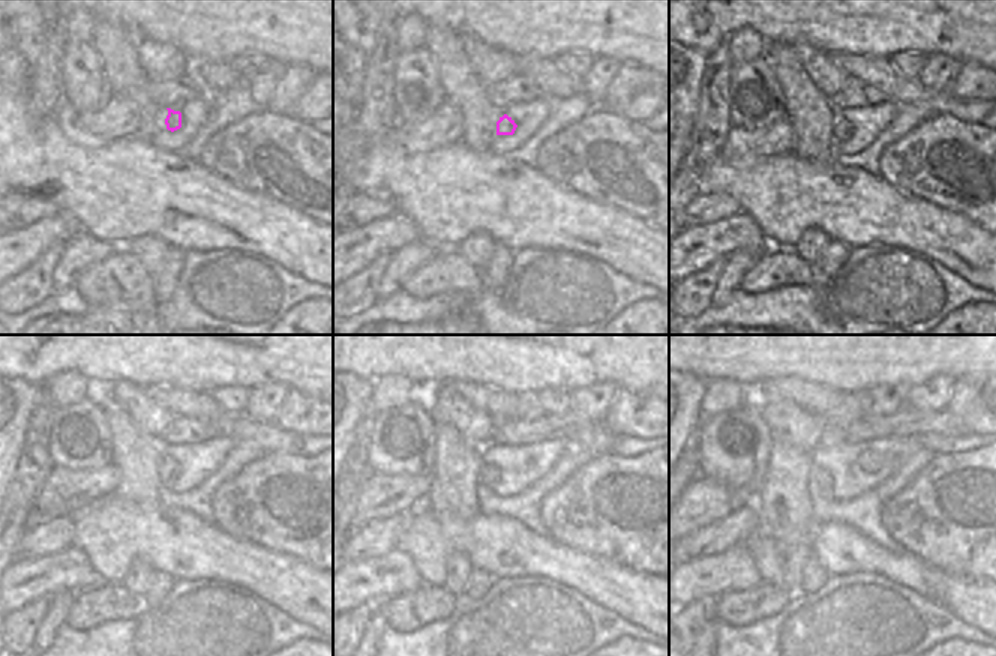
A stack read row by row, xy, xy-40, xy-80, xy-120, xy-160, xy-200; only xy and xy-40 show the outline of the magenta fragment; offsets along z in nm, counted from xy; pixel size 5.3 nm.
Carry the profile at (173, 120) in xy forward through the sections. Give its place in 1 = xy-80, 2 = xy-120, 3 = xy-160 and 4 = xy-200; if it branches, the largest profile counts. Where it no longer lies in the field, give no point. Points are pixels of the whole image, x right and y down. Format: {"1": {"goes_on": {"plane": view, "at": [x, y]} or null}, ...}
{"1": {"goes_on": {"plane": "xy-80", "at": [842, 129]}}, "2": {"goes_on": {"plane": "xy-120", "at": [168, 469]}}, "3": {"goes_on": {"plane": "xy-160", "at": [489, 473]}}, "4": {"goes_on": {"plane": "xy-200", "at": [824, 481]}}}

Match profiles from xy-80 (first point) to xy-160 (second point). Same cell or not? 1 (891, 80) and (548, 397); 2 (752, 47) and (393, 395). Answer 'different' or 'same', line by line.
1: different
2: same

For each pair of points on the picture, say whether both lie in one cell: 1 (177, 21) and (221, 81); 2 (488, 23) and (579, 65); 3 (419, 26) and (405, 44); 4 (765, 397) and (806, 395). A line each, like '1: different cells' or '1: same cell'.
1: different cells
2: different cells
3: same cell
4: same cell

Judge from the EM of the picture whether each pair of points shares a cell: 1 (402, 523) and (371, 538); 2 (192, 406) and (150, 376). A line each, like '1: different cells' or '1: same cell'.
1: same cell
2: different cells

